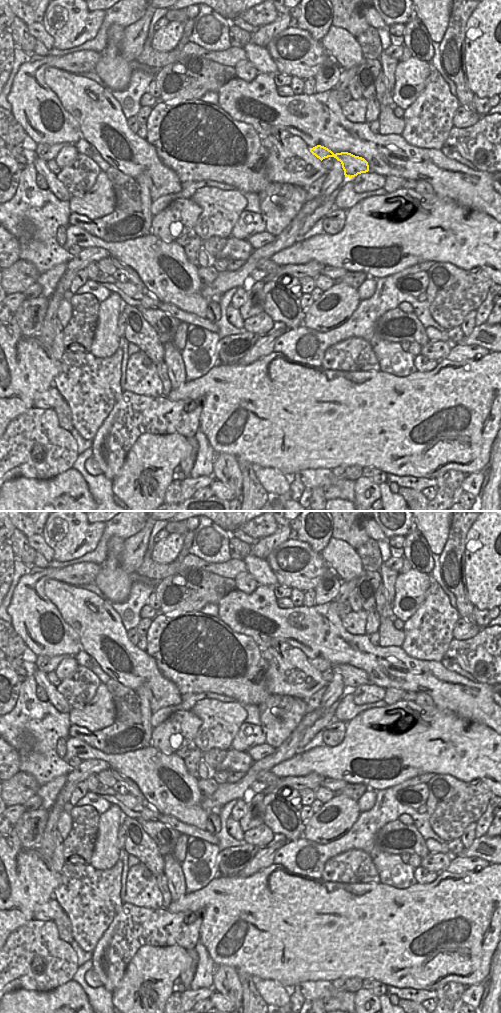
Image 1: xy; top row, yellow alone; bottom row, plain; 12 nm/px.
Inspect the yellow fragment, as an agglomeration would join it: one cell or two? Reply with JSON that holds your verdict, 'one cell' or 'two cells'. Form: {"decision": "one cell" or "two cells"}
{"decision": "one cell"}

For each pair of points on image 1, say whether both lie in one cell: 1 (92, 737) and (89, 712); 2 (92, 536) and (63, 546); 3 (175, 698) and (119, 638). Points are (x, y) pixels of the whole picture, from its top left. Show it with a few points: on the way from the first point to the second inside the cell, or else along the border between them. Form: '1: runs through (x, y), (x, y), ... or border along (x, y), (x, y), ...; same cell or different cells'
1: border along (113, 722), (95, 731), (89, 731), (71, 724); different cells
2: runs through (85, 537), (72, 537), (70, 539); same cell
3: runs through (160, 684), (130, 653); same cell

